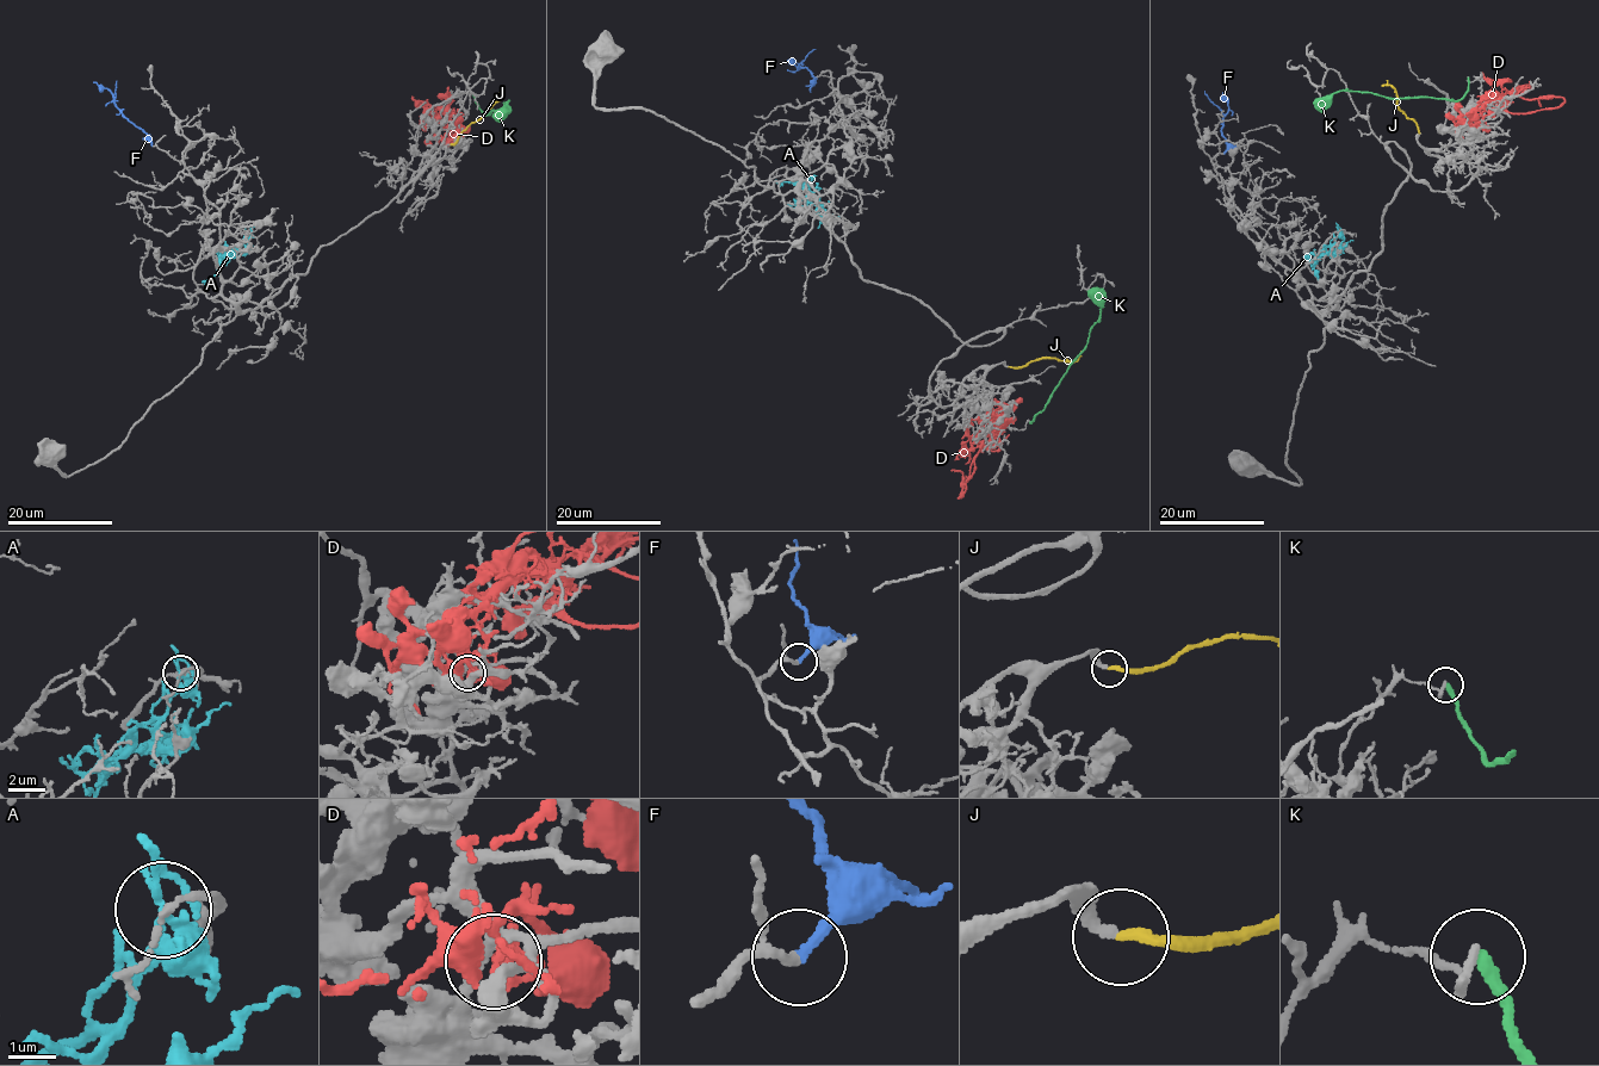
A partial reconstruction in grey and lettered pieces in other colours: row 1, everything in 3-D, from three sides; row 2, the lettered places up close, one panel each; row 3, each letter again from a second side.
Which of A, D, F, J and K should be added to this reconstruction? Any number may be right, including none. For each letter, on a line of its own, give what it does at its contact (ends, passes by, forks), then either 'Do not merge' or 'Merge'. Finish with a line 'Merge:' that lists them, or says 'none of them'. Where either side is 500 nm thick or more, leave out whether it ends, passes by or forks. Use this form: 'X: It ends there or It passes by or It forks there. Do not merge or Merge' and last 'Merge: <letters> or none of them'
A: It forks there. Do not merge
D: It ends there. Do not merge
F: It ends there. Merge
J: It ends there. Merge
K: It ends there. Do not merge
Merge: F, J

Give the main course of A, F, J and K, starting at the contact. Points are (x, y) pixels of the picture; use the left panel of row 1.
A: (250, 231), (221, 261), (212, 277), (200, 282)
F: (153, 146), (148, 136), (116, 106), (110, 92), (93, 82)
J: (450, 143), (500, 98)
K: (471, 92), (484, 115), (502, 111), (506, 104), (503, 103), (508, 101), (495, 117)

